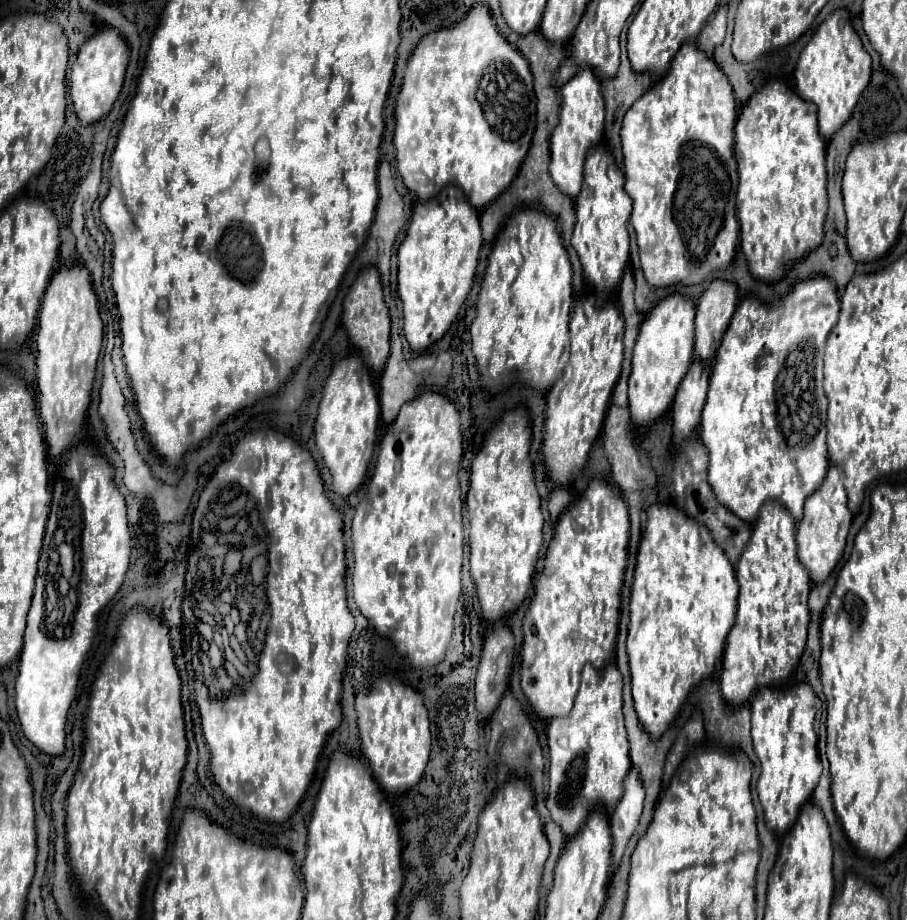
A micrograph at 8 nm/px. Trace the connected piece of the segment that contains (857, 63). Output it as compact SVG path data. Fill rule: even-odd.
M845 9L833 11L815 31L813 39L803 49L795 67L795 89L799 97L817 105L819 133L823 139L831 139L839 125L847 123L861 93L871 79L871 57L863 49L859 35L855 33Z

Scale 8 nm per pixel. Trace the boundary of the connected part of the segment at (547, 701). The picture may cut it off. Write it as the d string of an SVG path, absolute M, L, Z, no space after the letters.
M605 481L589 483L581 501L575 501L559 519L553 541L547 549L545 569L535 581L535 595L523 621L523 651L521 651L521 689L529 699L533 711L543 719L565 717L579 691L581 669L587 661L603 669L615 653L619 631L621 587L627 567L629 545L629 513L621 493Z

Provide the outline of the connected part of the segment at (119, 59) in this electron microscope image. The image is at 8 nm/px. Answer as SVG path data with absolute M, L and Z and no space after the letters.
M111 27L95 33L79 49L73 69L71 69L69 89L71 89L75 113L83 125L97 123L109 115L109 111L113 109L113 103L117 101L117 97L121 93L127 63L129 63L129 47L127 47L125 39L119 35L119 31L111 29Z

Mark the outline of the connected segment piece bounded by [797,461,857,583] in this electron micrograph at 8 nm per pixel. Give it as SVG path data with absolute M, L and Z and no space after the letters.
M829 461L827 477L823 485L805 501L805 517L797 527L797 557L809 571L813 583L823 583L843 557L847 535L856 514L847 509L847 491L843 489L841 469L835 469L835 463Z

